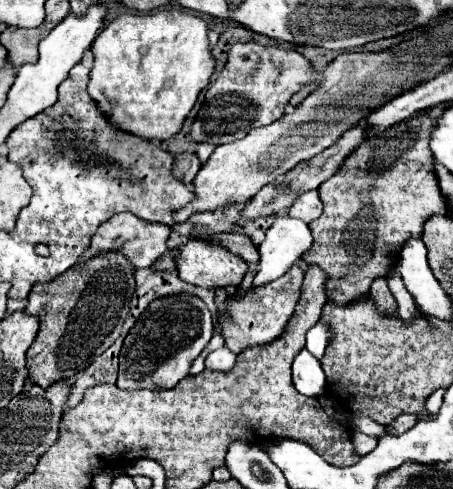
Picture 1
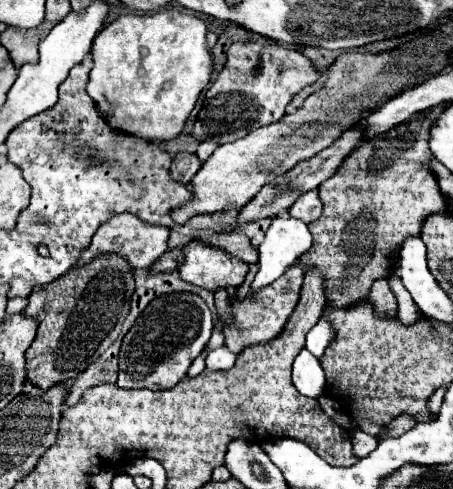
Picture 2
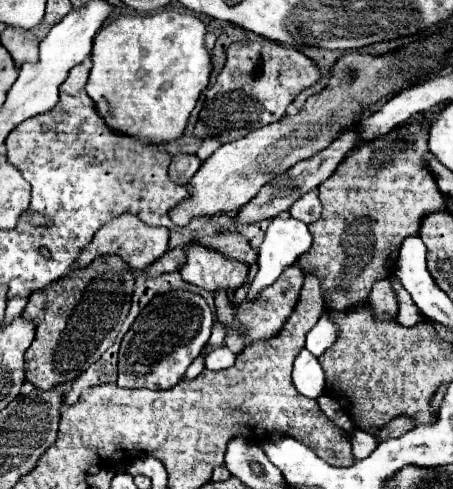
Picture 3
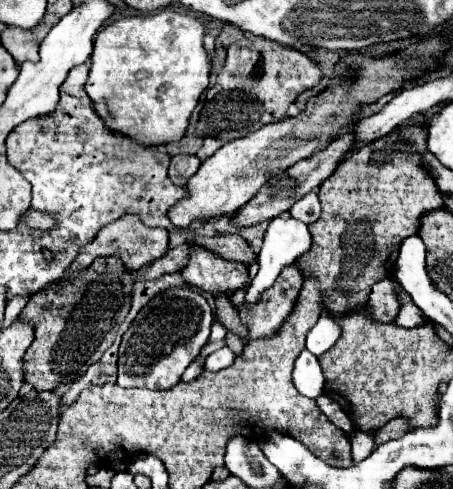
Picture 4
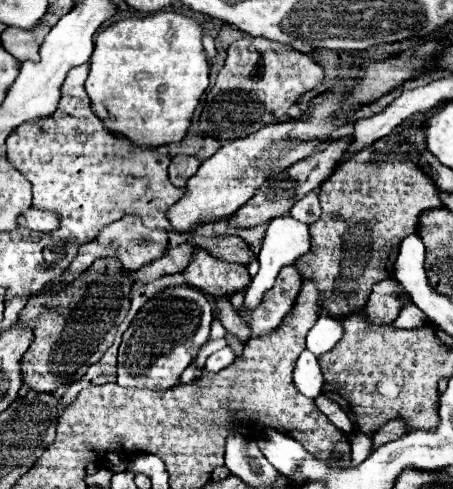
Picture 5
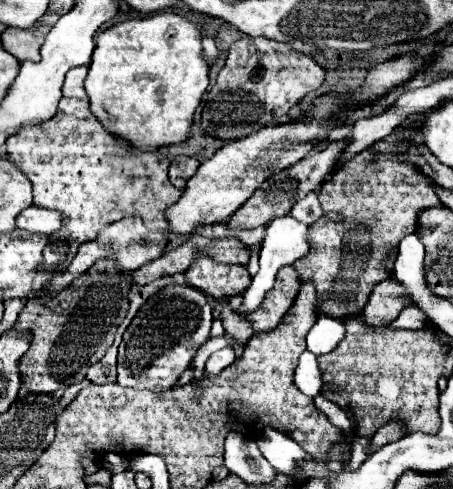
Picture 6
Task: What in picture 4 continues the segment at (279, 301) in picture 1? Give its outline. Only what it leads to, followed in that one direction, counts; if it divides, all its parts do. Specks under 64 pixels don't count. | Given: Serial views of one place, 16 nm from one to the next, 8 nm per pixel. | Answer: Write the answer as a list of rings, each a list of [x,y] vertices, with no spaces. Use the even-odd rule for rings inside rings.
[[[288,266],[288,268],[282,270],[282,274],[280,274],[278,280],[274,282],[274,286],[264,292],[264,296],[260,298],[260,302],[258,302],[254,308],[246,308],[246,306],[238,308],[238,316],[240,316],[240,320],[244,320],[244,324],[248,324],[250,336],[248,336],[248,340],[240,340],[238,336],[232,336],[232,332],[228,332],[228,334],[226,334],[226,344],[228,344],[228,348],[232,348],[232,352],[234,352],[236,356],[240,356],[240,354],[242,354],[242,348],[244,348],[250,340],[254,340],[254,338],[264,338],[264,336],[274,334],[274,332],[282,326],[284,318],[292,312],[292,308],[294,308],[294,304],[296,304],[296,296],[300,294],[302,282],[304,282],[304,278],[302,278],[300,270],[298,270],[296,266]]]

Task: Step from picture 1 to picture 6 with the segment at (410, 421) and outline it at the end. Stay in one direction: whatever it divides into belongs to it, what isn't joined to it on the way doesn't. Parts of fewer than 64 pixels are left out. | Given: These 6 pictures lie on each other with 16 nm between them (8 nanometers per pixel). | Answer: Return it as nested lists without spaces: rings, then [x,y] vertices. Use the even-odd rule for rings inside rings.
[[[388,422],[386,426],[382,426],[370,440],[370,448],[368,448],[368,454],[374,454],[376,450],[380,450],[382,446],[390,444],[390,442],[396,442],[402,438],[402,424],[400,422]]]

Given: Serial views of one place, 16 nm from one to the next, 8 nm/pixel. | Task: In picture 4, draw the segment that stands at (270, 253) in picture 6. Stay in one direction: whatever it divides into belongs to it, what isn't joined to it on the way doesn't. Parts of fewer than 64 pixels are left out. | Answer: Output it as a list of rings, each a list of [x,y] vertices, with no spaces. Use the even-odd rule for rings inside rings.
[[[278,216],[270,222],[268,230],[266,230],[266,236],[264,236],[264,242],[262,242],[262,250],[258,254],[258,264],[260,264],[260,270],[258,274],[254,276],[248,292],[246,292],[246,300],[244,304],[246,306],[254,306],[256,302],[260,302],[260,296],[266,288],[270,288],[274,284],[274,280],[278,278],[278,274],[282,272],[284,266],[290,266],[294,264],[302,254],[306,254],[310,250],[310,232],[308,232],[308,226],[292,216]]]

